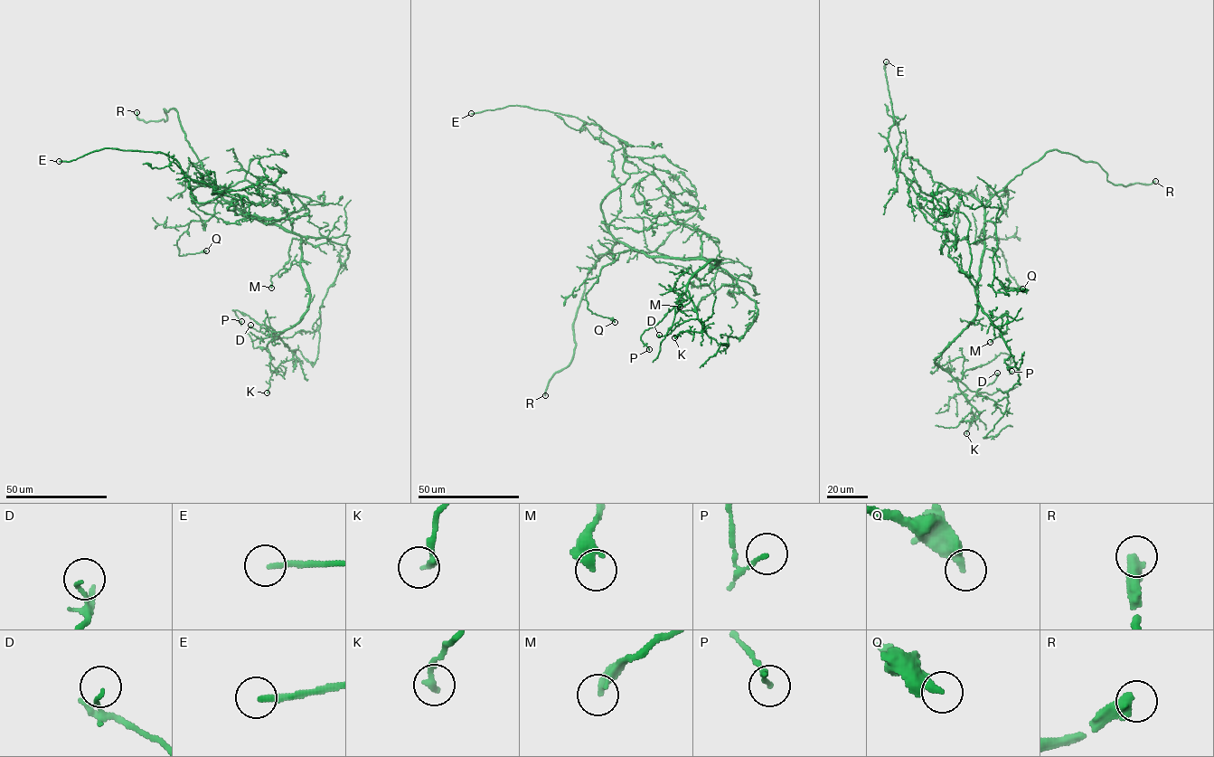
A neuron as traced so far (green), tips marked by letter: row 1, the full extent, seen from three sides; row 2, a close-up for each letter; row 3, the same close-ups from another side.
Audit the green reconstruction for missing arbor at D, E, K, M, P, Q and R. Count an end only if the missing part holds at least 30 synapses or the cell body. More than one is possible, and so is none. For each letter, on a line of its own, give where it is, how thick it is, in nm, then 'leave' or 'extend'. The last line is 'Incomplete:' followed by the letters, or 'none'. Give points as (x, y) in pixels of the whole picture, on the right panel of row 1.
D: at (997, 373); 100 nm thick; leave
E: at (886, 61); 200 nm thick; extend
K: at (966, 433); 240 nm thick; leave
M: at (990, 342); 440 nm thick; leave
P: at (1011, 371); 130 nm thick; leave
Q: at (1022, 288); 320 nm thick; leave
R: at (1155, 181); 400 nm thick; extend
Incomplete: E, R

